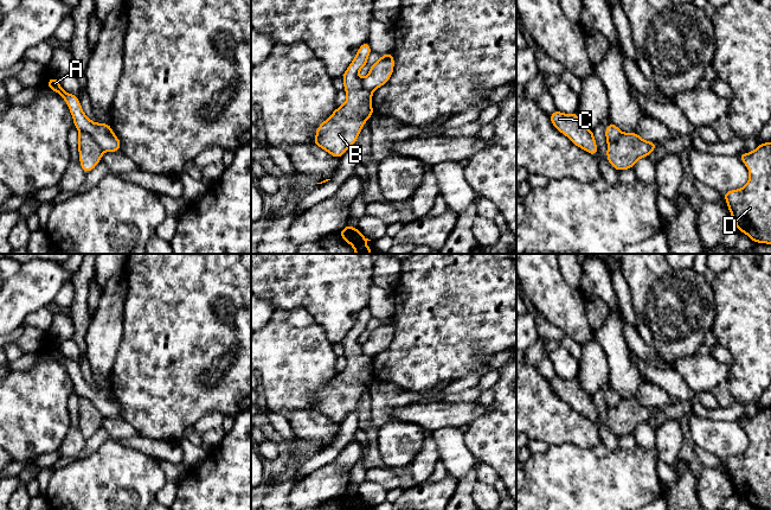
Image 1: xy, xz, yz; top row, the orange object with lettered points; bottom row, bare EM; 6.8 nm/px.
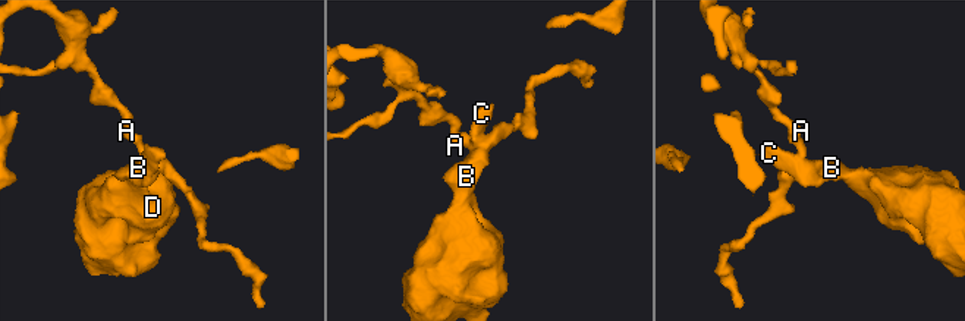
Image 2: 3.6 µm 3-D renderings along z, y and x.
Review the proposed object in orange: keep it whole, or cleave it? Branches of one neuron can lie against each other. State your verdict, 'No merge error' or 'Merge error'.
Merge error

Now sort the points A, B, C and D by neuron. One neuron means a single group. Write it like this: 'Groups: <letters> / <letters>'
Groups: A / B C D

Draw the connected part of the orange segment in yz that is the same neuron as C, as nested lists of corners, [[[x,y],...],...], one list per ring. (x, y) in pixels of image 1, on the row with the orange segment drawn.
[[[554,110],[550,115],[551,123],[571,142],[579,148],[586,151],[591,155],[598,154],[597,144],[595,140],[593,130],[585,127],[578,113],[564,114],[559,110]]]

